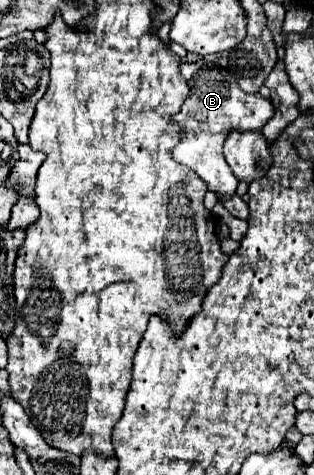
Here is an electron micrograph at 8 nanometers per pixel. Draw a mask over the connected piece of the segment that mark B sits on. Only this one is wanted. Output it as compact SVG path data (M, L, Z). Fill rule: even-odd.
M184 62L180 72L190 86L190 96L182 104L182 110L172 116L172 122L184 130L180 144L174 148L174 160L194 170L206 182L210 192L230 198L238 188L238 178L232 174L222 154L224 138L232 130L262 130L262 126L274 116L274 104L258 92L242 92L238 82L226 70L220 70L214 64Z

